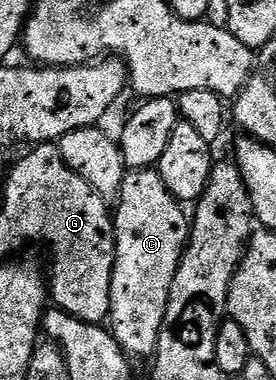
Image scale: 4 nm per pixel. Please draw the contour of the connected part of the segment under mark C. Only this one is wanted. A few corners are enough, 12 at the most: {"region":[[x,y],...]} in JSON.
{"region":[[159,169],[114,202],[110,333],[156,353],[190,218]]}

